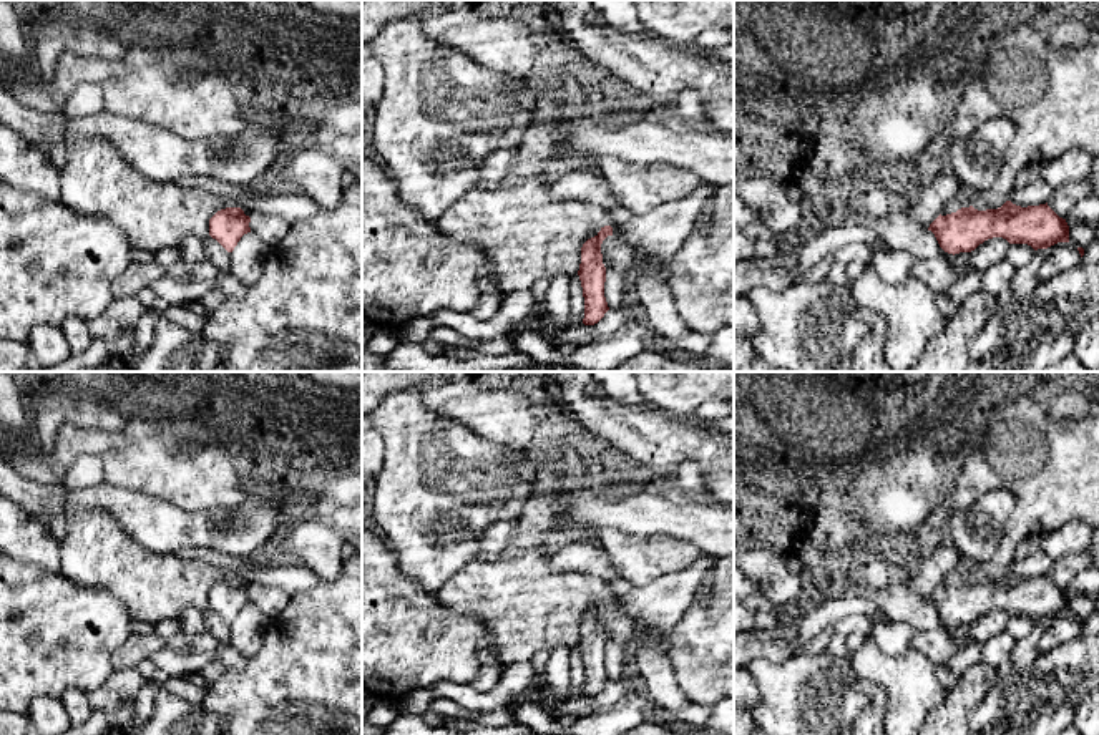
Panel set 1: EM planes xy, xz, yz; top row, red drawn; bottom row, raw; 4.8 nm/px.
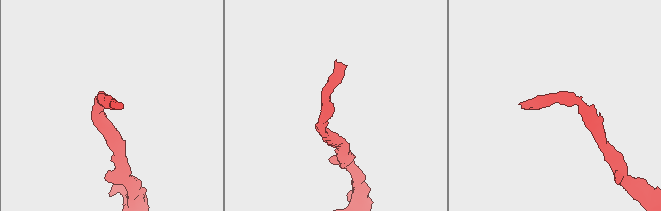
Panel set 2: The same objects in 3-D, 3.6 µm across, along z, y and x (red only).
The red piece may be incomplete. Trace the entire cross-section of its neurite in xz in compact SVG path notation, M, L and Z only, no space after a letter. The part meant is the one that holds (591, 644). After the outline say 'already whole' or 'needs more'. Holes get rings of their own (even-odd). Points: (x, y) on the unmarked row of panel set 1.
M611 597L601 599L601 602L581 619L578 647L584 669L584 697L598 695L609 682L604 669L606 639L601 625L601 616L608 607L613 607Z; already whole

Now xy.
M226 579L209 591L209 607L227 624L232 624L241 609L251 604L251 589L241 579Z; already whole

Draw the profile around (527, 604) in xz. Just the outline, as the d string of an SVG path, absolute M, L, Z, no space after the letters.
M530 543L510 548L496 561L471 557L437 592L447 609L475 616L490 632L503 667L530 662L538 650L578 647L583 616L609 597L601 577L558 571L553 556Z

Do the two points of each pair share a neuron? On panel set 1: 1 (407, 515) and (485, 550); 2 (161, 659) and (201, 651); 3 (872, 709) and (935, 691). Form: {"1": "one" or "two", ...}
{"1": "two", "2": "one", "3": "two"}

